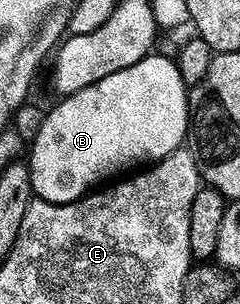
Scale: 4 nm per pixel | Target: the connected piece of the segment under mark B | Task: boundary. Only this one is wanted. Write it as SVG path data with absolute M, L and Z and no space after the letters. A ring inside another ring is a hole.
M153 52L146 55L142 60L138 60L136 64L132 64L128 68L122 68L121 71L108 74L105 79L98 80L97 83L92 83L88 87L82 87L80 91L74 92L59 99L60 103L53 108L52 111L45 113L40 121L40 127L37 128L37 132L30 141L30 147L32 151L26 154L26 161L28 164L28 171L30 172L30 180L32 181L32 193L36 198L41 198L47 202L53 202L54 204L66 204L67 202L73 202L79 198L84 197L93 188L99 187L105 180L111 179L113 176L119 175L121 172L127 171L128 165L131 162L144 162L140 164L151 164L153 162L159 162L161 158L164 158L170 152L181 149L182 143L180 142L190 130L190 123L188 121L188 91L189 87L185 85L177 63L170 57L163 58L159 52Z

